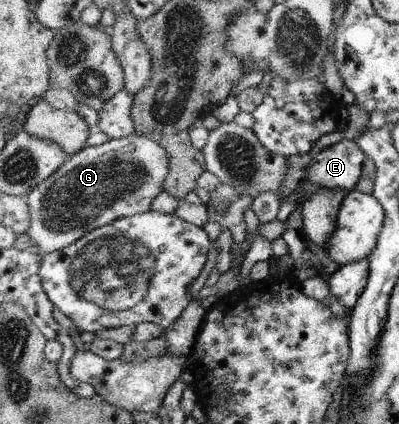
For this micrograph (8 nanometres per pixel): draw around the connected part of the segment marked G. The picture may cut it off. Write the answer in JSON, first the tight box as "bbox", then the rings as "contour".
{"bbox":[27,135,170,253],"contour":[[[131,135],[122,139],[108,139],[101,145],[88,146],[71,155],[68,160],[45,181],[27,194],[31,206],[31,230],[27,232],[39,251],[54,253],[78,241],[89,231],[110,225],[118,218],[130,217],[152,209],[155,198],[164,190],[170,158],[166,150],[147,136]]]}

